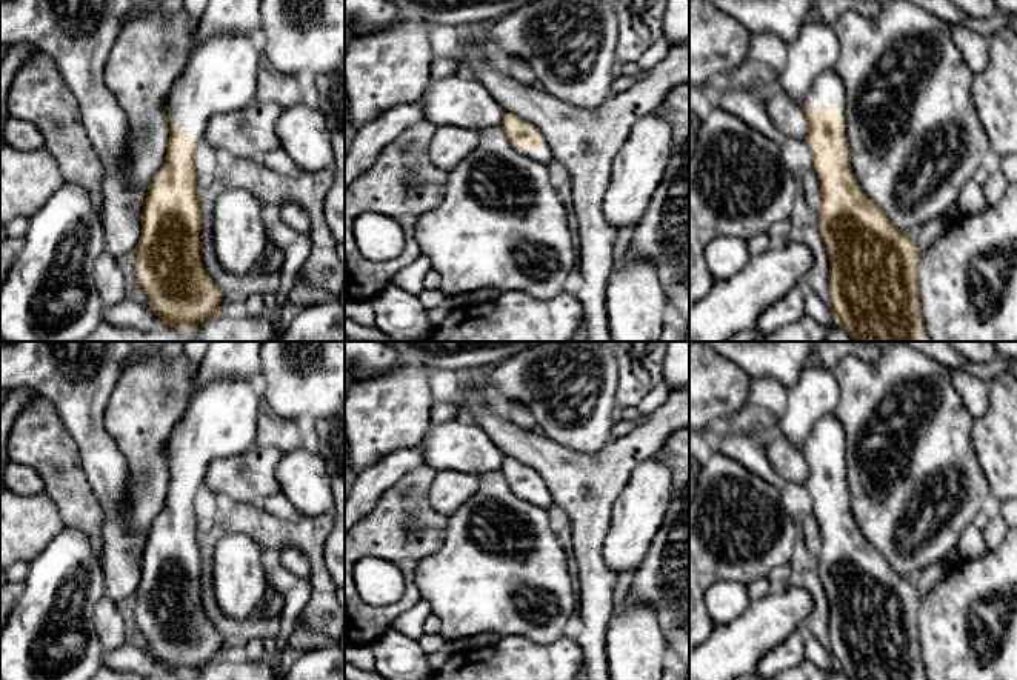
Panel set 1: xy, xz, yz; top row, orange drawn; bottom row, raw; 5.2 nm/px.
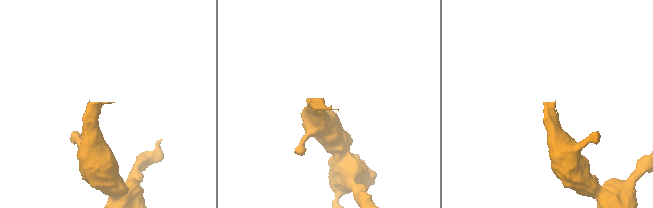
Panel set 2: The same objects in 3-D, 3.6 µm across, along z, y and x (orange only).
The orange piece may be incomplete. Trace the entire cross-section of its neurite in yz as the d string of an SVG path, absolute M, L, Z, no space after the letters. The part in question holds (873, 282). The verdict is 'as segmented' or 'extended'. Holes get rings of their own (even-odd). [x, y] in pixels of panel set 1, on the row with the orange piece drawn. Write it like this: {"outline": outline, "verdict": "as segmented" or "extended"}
{"outline": "M834 69L820 74L803 98L806 143L812 152L822 205L819 226L829 260L829 308L855 342L931 342L919 295L922 249L911 232L897 229L862 189L851 166L845 137L846 92Z", "verdict": "extended"}

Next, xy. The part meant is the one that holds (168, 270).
{"outline": "M229 34L203 40L191 54L183 74L171 86L165 108L171 137L166 158L149 180L140 238L135 246L135 278L149 309L163 325L192 331L202 322L218 315L222 289L202 263L202 212L197 197L195 151L211 115L238 111L255 103L258 52L249 35Z", "verdict": "extended"}

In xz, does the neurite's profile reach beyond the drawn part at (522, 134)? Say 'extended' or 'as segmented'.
extended

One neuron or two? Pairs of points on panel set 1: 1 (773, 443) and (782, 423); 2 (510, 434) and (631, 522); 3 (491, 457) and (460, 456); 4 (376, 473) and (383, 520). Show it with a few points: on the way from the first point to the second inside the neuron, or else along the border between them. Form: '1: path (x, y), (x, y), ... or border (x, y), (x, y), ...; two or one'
1: border (776, 433), (786, 437), (802, 451); two
2: border (630, 477), (614, 503), (611, 526), (603, 545); two
3: path (483, 456), (468, 456); one
4: border (408, 471), (360, 519); two

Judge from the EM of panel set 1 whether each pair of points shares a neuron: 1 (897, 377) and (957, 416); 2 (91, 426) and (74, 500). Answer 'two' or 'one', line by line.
1: one
2: two

